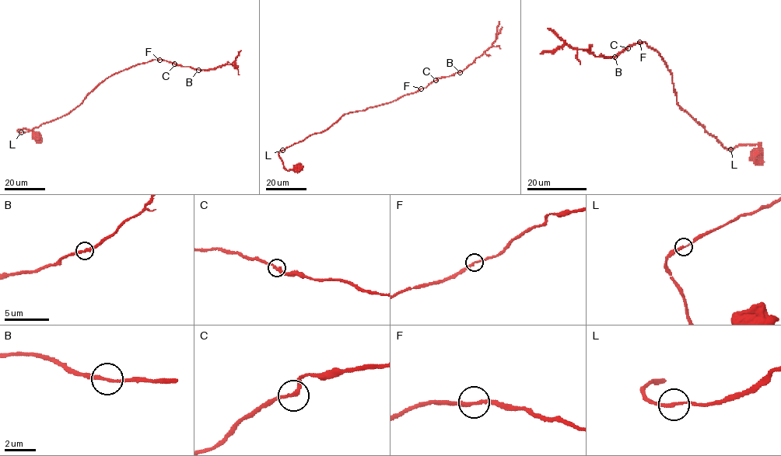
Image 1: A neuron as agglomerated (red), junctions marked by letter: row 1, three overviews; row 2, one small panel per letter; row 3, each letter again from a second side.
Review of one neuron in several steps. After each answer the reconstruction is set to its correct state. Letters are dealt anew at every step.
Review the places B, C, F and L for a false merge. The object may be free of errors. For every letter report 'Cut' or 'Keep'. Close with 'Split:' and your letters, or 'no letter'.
B: Keep
C: Keep
F: Keep
L: Keep
Split: no letter

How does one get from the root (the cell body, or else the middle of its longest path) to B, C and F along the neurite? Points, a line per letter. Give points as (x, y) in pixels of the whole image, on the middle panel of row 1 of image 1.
B: (298, 166), (286, 169), (278, 154), (327, 130), (344, 113), (392, 102), (425, 87), (438, 78), (460, 71)
C: (298, 166), (286, 169), (278, 154), (312, 134), (327, 130), (344, 113), (392, 102), (416, 92), (436, 80)
F: (298, 166), (286, 169), (278, 154), (312, 134), (327, 130), (344, 113), (387, 103), (421, 88)

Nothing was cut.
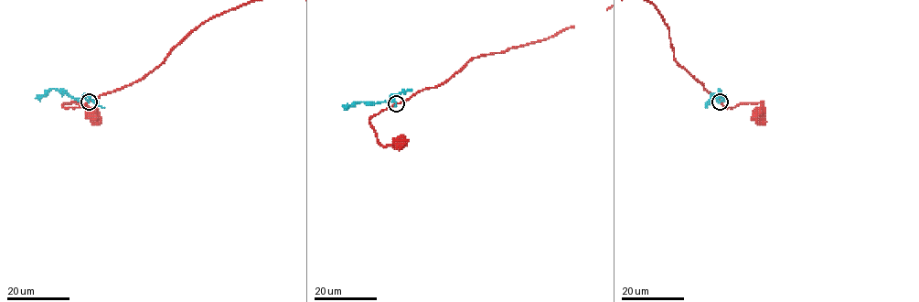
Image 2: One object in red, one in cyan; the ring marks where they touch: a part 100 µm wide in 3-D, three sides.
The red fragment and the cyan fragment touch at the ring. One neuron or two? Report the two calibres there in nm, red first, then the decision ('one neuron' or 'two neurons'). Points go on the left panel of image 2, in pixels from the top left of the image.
240 nm thick on the red side, 240 nm on the other; two neurons

